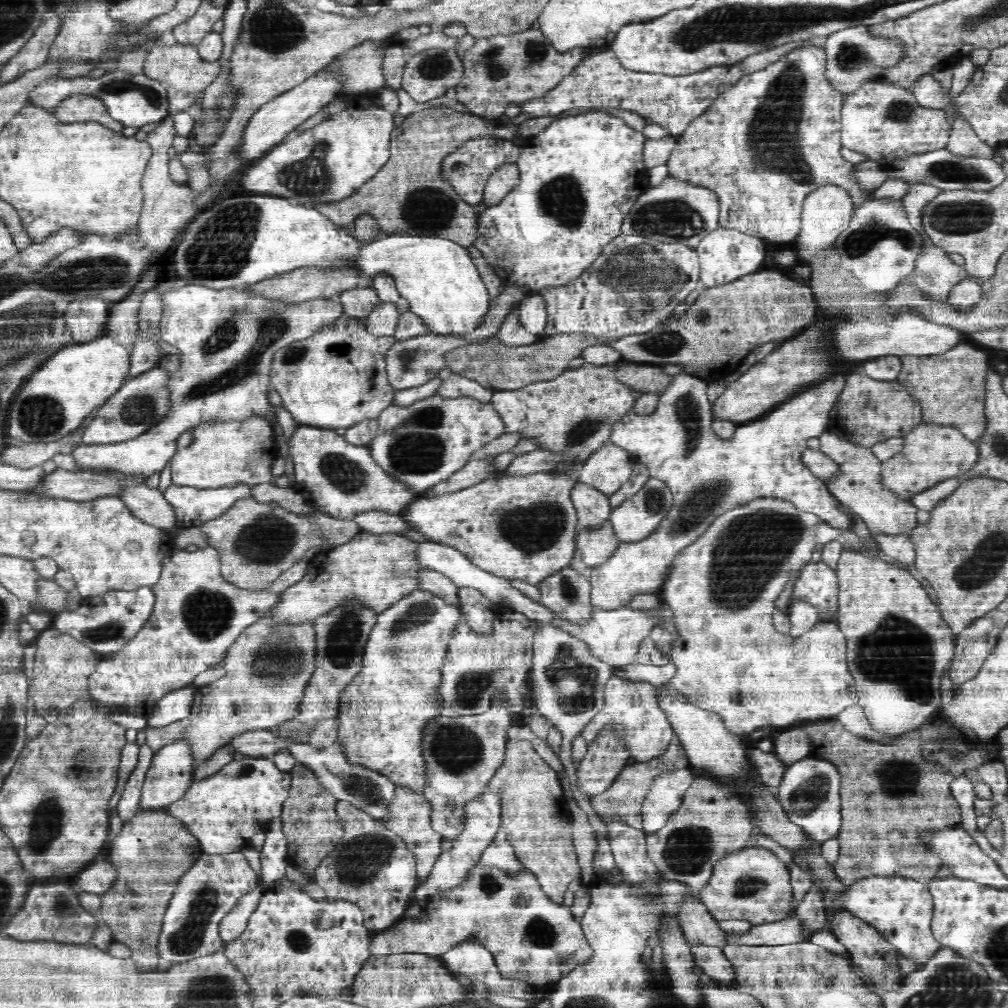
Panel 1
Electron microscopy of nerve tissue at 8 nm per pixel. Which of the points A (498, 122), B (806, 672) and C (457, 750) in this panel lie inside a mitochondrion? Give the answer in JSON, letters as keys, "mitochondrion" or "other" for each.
{"A":"other","B":"other","C":"mitochondrion"}

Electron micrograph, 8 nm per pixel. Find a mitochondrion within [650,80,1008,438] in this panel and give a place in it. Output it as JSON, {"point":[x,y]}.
{"point":[972,216]}

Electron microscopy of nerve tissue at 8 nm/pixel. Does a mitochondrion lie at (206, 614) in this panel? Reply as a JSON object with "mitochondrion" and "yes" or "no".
{"mitochondrion":"yes"}

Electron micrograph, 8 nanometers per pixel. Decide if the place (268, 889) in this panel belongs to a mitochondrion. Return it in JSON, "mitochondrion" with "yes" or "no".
{"mitochondrion":"no"}

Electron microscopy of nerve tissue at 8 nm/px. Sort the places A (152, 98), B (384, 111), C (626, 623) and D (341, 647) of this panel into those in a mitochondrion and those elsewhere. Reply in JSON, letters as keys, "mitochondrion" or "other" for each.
{"A":"mitochondrion","B":"other","C":"other","D":"mitochondrion"}

